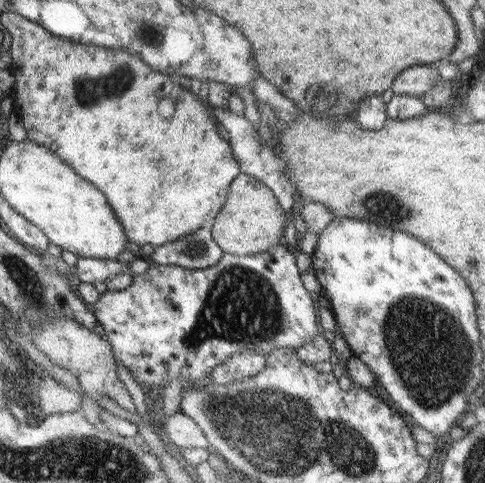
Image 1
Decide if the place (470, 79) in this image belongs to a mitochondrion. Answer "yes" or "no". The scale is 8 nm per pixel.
no

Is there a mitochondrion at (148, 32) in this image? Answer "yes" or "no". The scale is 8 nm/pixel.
yes

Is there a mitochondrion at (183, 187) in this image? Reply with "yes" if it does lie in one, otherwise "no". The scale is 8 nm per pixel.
no

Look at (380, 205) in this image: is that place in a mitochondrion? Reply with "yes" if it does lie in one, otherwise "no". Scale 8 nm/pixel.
yes

